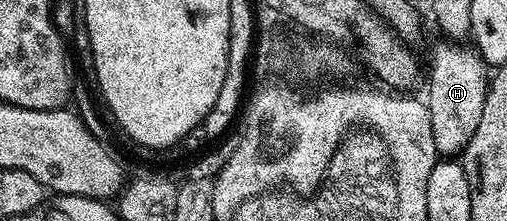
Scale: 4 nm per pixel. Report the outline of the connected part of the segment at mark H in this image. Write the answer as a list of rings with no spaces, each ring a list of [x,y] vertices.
[[[444,41],[432,47],[432,68],[427,68],[428,99],[426,106],[430,113],[430,129],[434,133],[434,145],[444,157],[456,157],[474,137],[478,121],[482,117],[482,105],[486,105],[486,93],[490,82],[490,68],[471,46],[463,47],[460,41]]]

